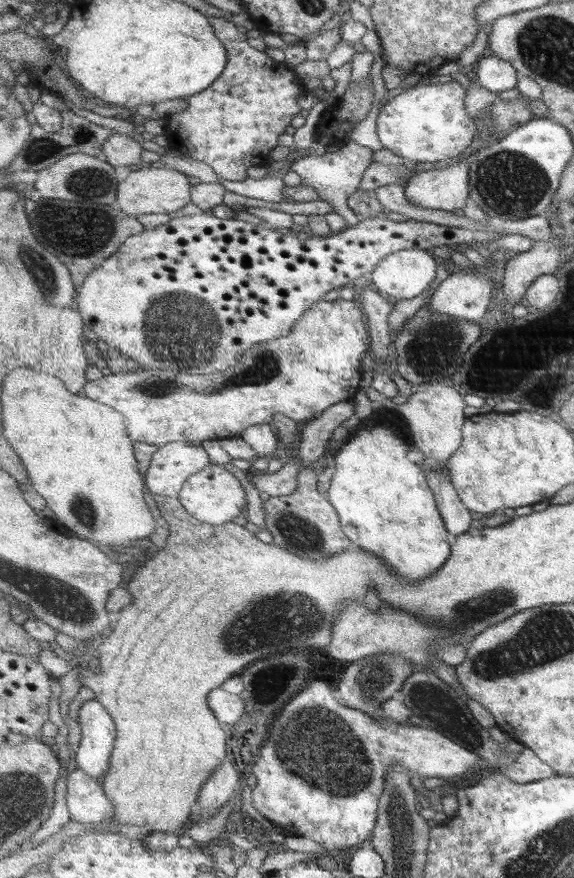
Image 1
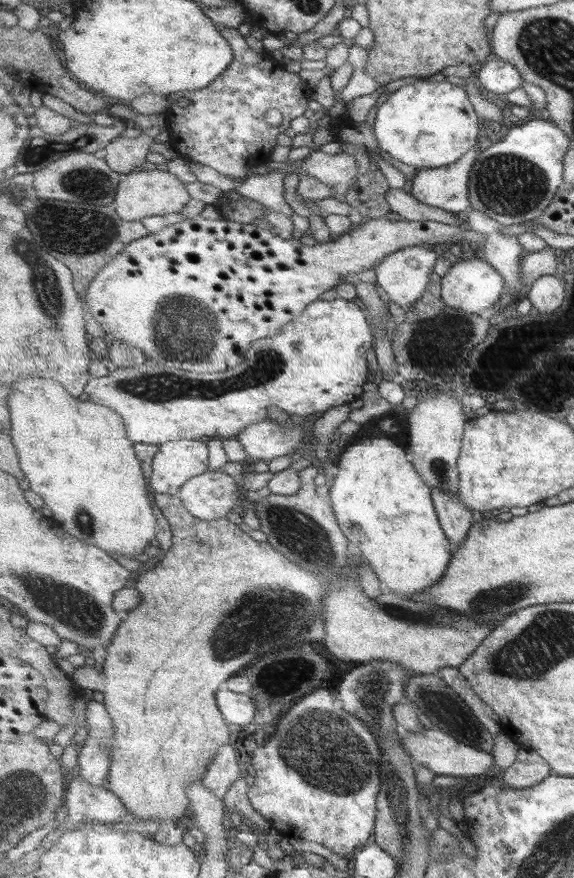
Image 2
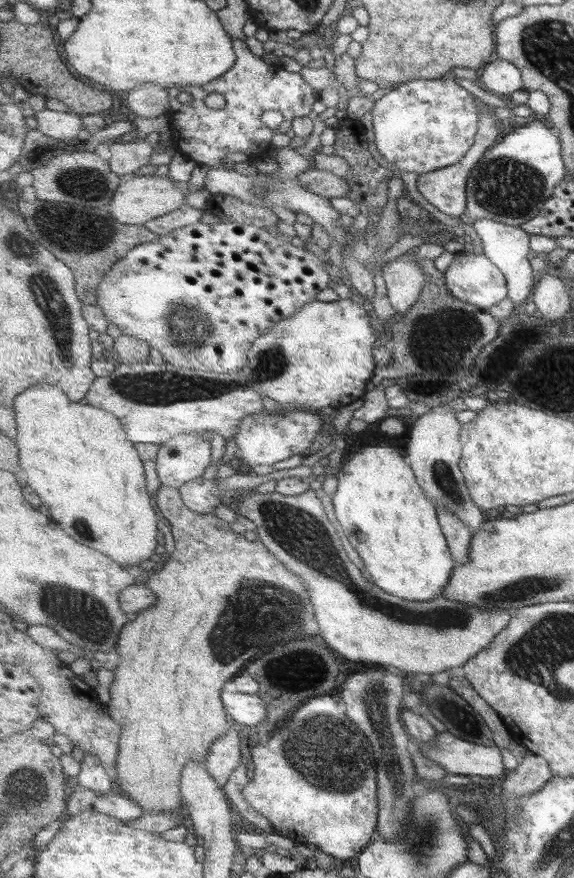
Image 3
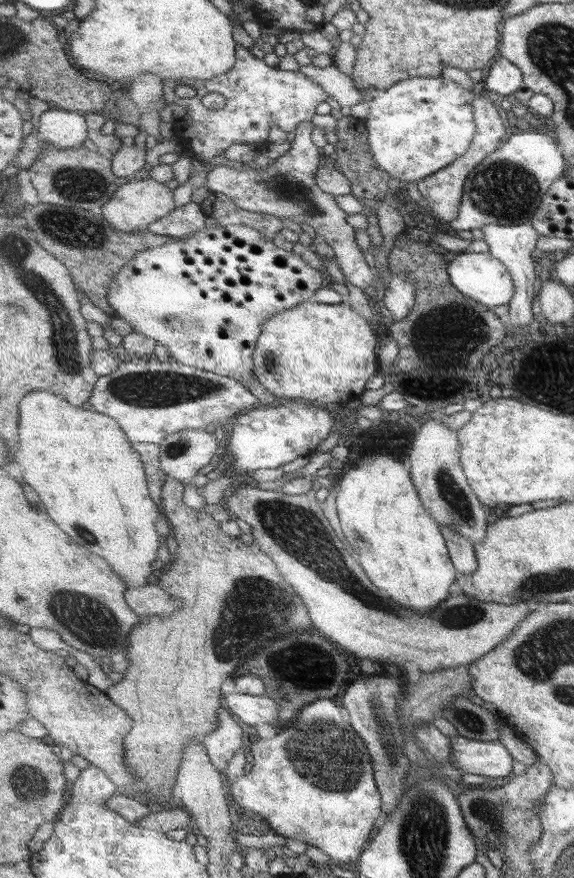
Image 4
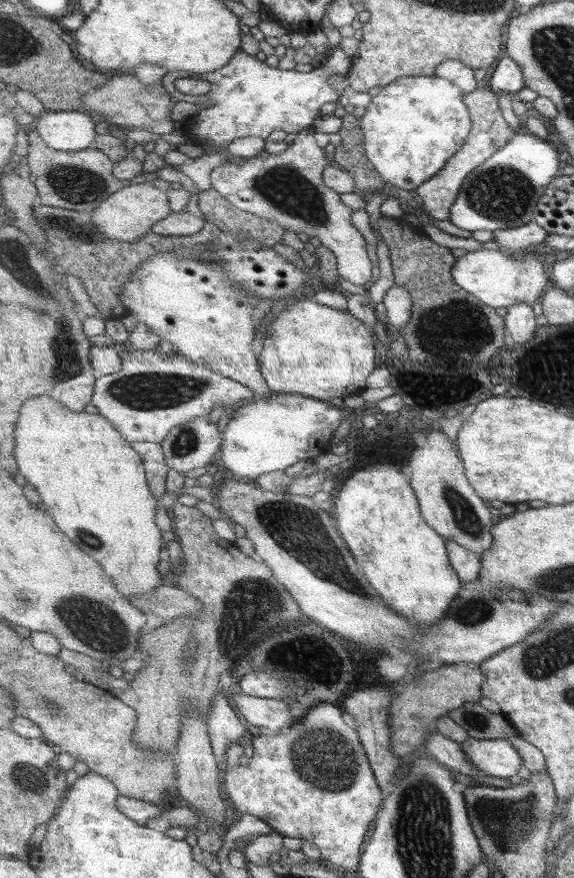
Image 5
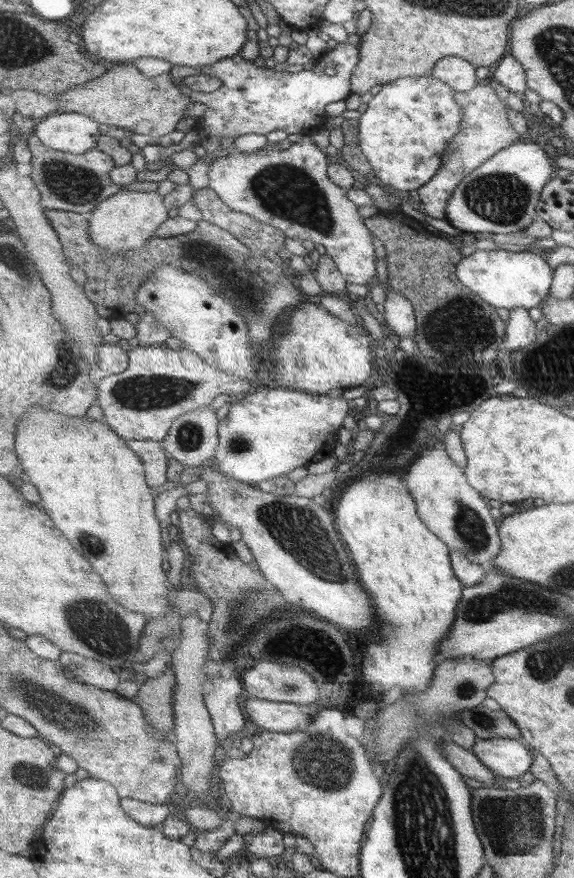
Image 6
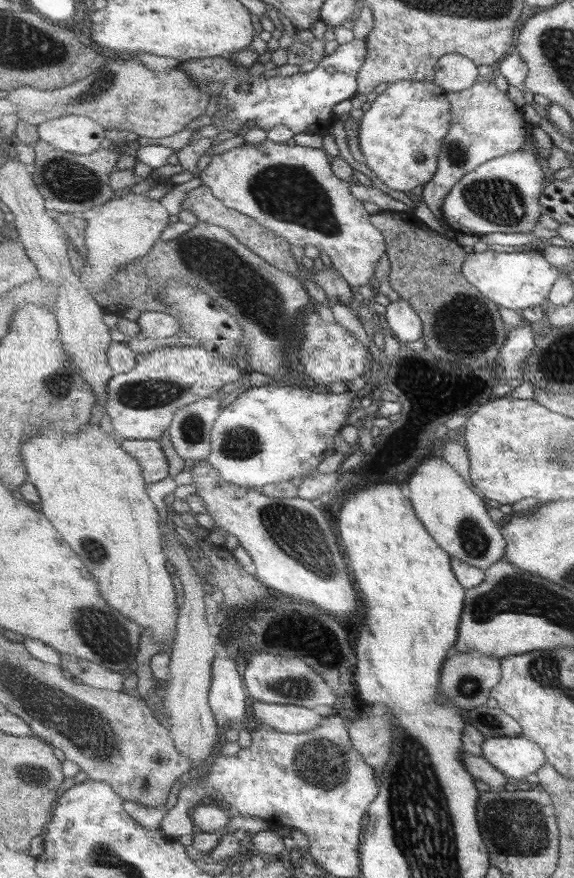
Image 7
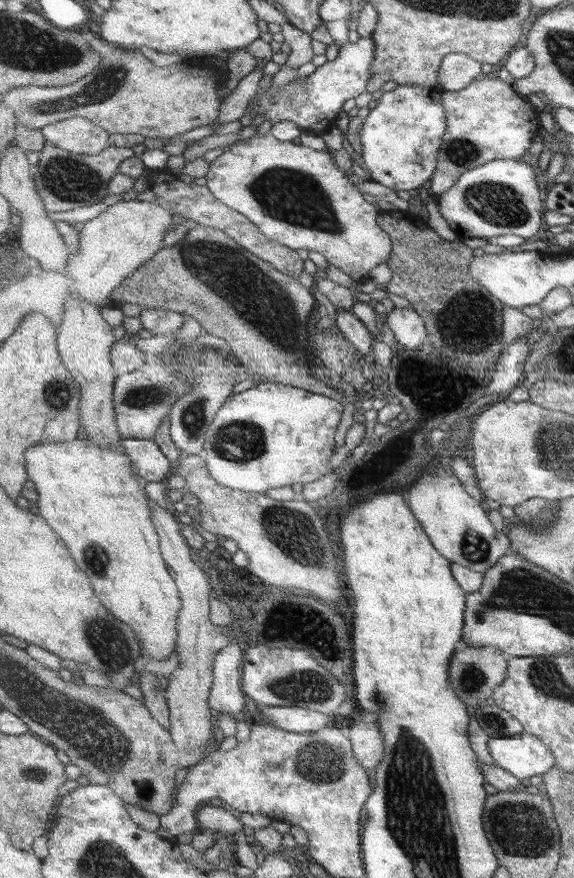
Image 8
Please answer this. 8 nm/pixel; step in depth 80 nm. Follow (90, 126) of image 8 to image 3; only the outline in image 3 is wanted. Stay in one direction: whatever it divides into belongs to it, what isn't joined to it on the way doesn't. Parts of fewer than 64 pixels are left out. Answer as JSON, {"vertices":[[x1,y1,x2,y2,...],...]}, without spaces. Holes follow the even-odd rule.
{"vertices":[[49,109,35,114,37,128,50,138,59,140,72,139,84,127,81,117,75,112,58,112]]}

